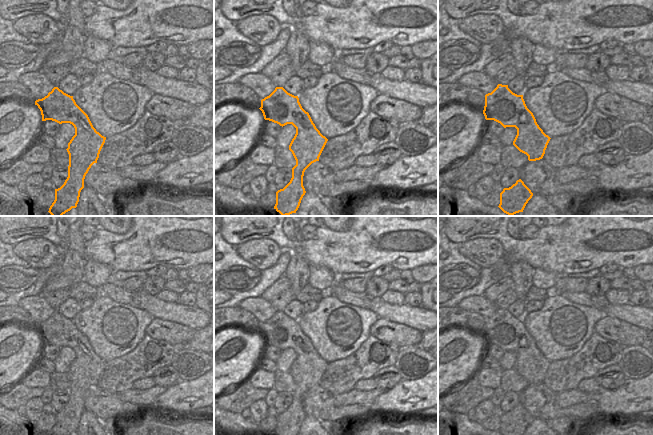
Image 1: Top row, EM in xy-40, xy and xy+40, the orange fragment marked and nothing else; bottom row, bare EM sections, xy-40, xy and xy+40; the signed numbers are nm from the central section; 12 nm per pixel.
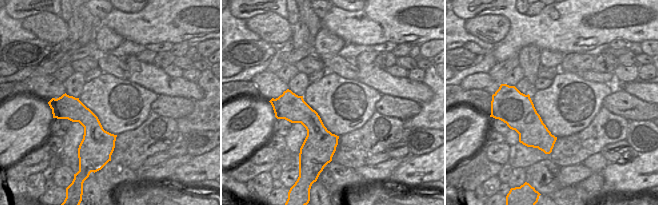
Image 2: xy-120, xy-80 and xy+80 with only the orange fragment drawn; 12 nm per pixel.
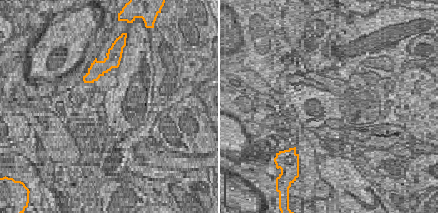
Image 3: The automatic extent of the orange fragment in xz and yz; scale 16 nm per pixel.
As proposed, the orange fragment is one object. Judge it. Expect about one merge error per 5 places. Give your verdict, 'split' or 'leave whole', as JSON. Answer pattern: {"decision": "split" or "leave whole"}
{"decision": "leave whole"}

